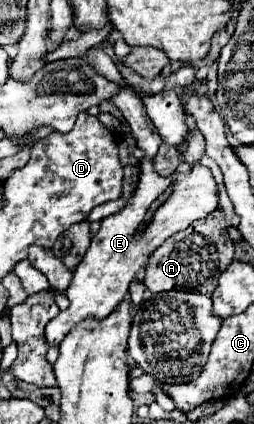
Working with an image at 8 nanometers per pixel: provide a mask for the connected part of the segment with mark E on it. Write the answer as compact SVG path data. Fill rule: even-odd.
M95 47L87 53L87 61L91 63L91 67L107 77L109 81L115 81L119 83L123 89L119 91L119 95L113 99L113 103L117 105L117 109L123 113L123 117L127 119L129 127L131 127L131 133L137 141L137 145L141 145L141 151L143 151L143 161L141 161L141 175L139 175L139 183L137 183L137 189L133 193L133 199L131 203L121 209L119 213L115 215L109 215L101 221L101 229L99 233L91 239L91 245L85 253L85 259L77 265L77 269L73 271L73 281L71 285L67 287L65 295L69 297L71 305L67 311L61 311L53 321L49 321L47 329L45 329L45 335L47 335L47 343L49 345L59 345L61 339L81 321L85 321L87 317L95 317L95 319L103 319L107 317L129 293L129 283L133 281L133 277L145 267L147 259L153 255L153 251L165 241L169 239L171 235L179 233L179 231L185 231L193 221L197 219L205 219L211 211L217 209L217 201L219 201L219 191L217 191L217 183L211 175L209 169L205 167L193 167L193 179L191 183L173 183L169 179L167 183L167 177L159 177L157 171L153 169L153 159L159 151L159 145L161 145L161 137L157 135L157 129L153 125L153 121L145 115L145 109L143 109L143 103L141 99L137 97L137 93L127 87L127 83L121 79L121 73L117 71L113 59L103 53L101 47ZM199 185L207 185L209 187L209 199L207 203L203 201L203 197L199 197L199 191L197 187ZM171 187L171 195L165 199L165 203L155 209L155 213L151 215L151 219L147 221L147 211L151 207L151 203L165 193L165 189Z

